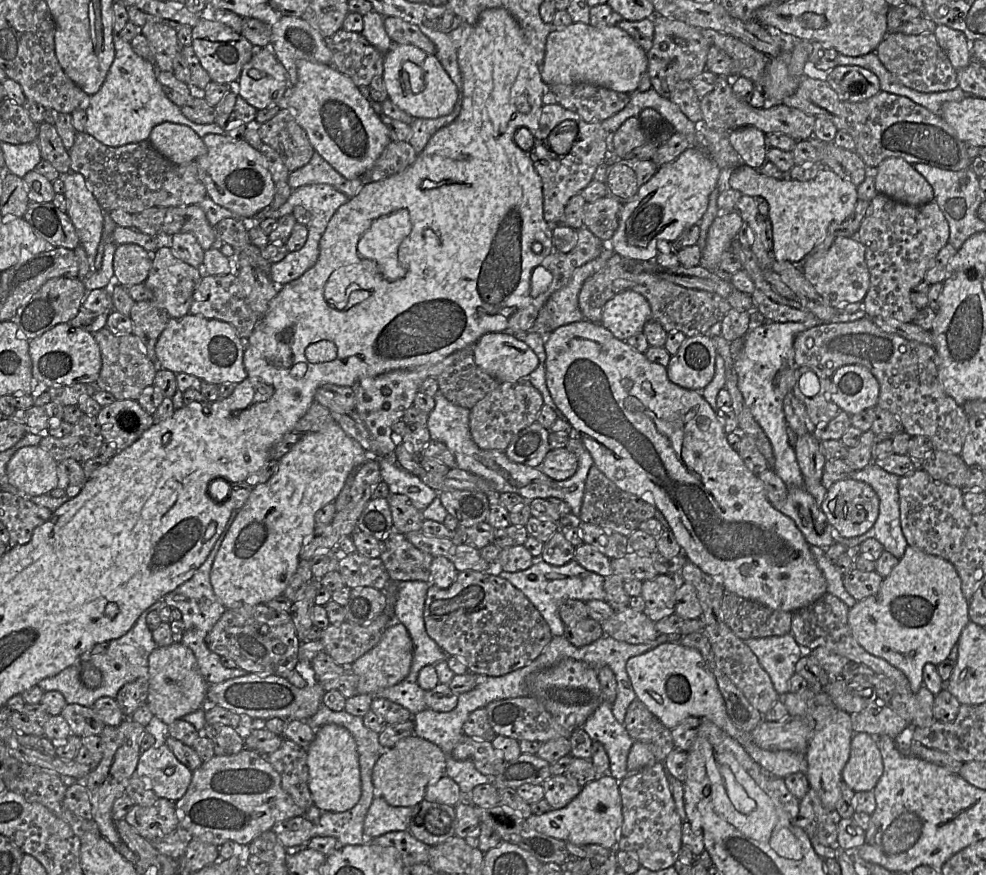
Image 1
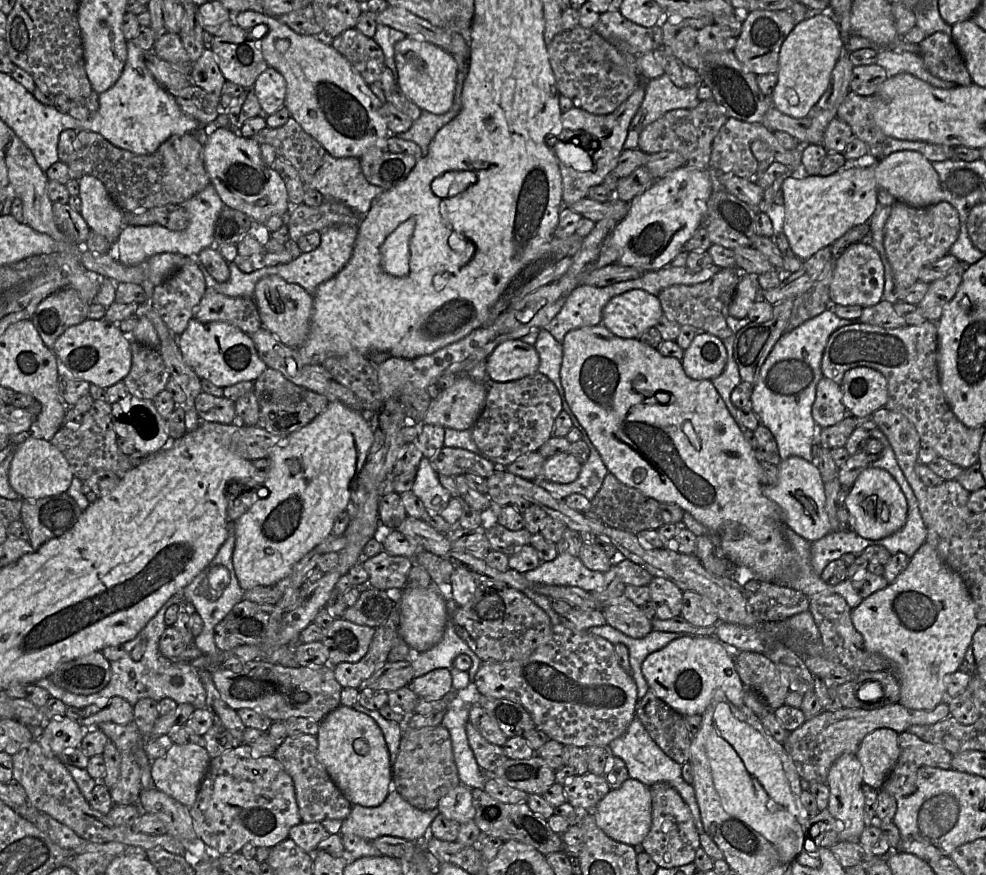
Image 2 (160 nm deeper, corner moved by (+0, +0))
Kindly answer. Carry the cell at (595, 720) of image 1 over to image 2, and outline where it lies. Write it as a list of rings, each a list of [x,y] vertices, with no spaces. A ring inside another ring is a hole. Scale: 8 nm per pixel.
[[[634,718],[627,730],[618,738],[609,743],[612,753],[621,758],[629,774],[629,778],[639,780],[641,783],[651,786],[657,782],[665,782],[673,787],[688,805],[693,817],[693,823],[699,834],[706,834],[703,828],[699,806],[696,800],[695,791],[691,784],[683,780],[681,764],[669,758],[661,748],[653,741],[638,718]]]

